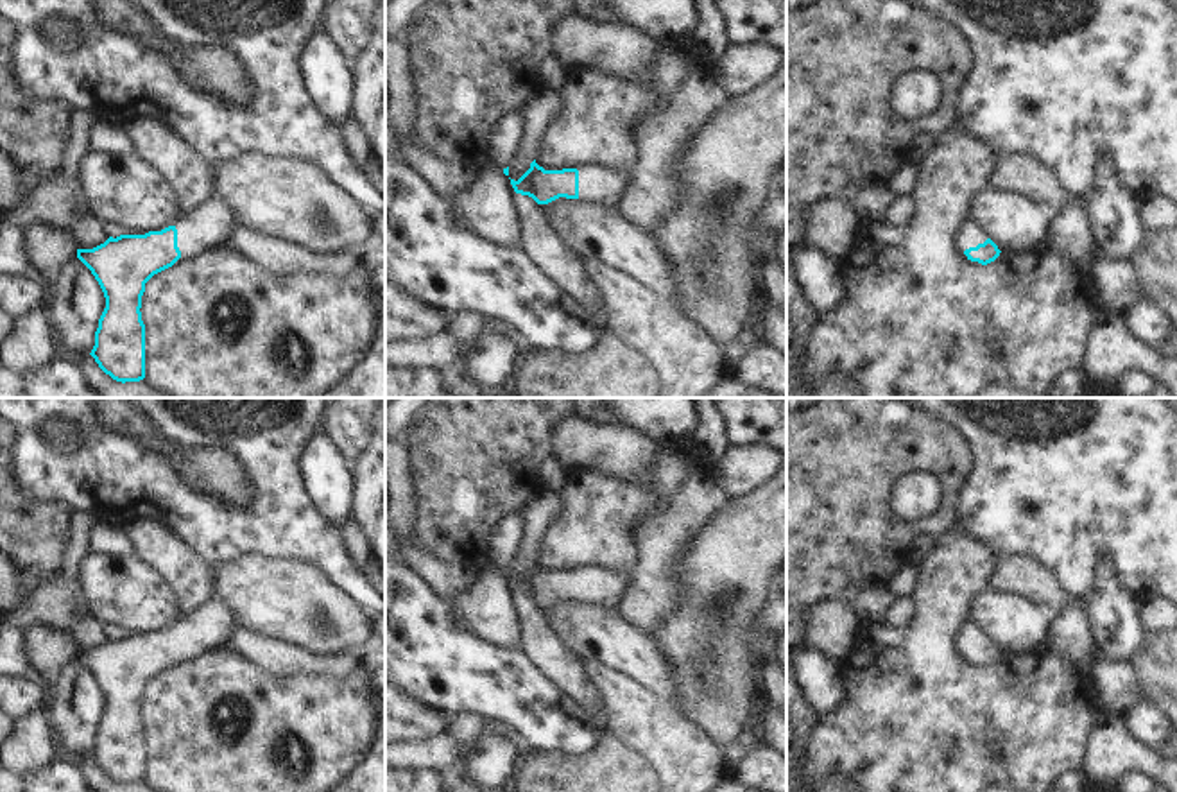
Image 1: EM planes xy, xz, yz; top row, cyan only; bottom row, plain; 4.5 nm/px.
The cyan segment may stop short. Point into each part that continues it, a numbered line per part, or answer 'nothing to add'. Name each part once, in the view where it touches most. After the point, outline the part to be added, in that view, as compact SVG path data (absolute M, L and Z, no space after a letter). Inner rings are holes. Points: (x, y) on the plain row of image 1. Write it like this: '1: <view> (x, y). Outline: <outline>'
1: xy (206, 628). Outline: M217 597L208 598L176 622L181 658L192 659L228 643L235 629L229 607Z

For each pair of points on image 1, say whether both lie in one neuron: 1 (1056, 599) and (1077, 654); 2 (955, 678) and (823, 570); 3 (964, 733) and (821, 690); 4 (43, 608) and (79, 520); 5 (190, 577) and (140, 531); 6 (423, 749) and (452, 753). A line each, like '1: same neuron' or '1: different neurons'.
1: same neuron
2: different neurons
3: different neurons
4: same neuron
5: same neuron
6: same neuron

